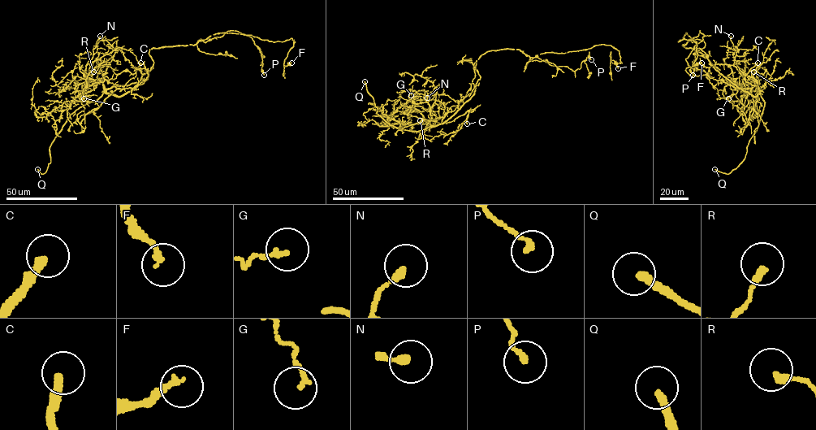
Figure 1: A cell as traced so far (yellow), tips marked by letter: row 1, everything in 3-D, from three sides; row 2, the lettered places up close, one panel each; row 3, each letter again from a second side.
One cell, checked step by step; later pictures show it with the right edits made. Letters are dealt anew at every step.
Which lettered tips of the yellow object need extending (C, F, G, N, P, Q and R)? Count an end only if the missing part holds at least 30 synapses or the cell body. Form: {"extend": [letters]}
{"extend": ["C", "F", "Q"]}

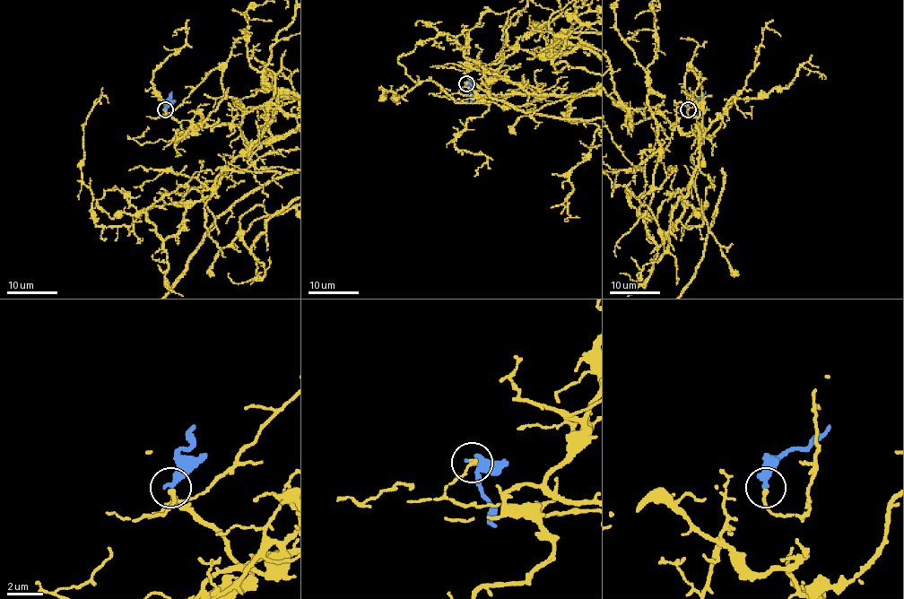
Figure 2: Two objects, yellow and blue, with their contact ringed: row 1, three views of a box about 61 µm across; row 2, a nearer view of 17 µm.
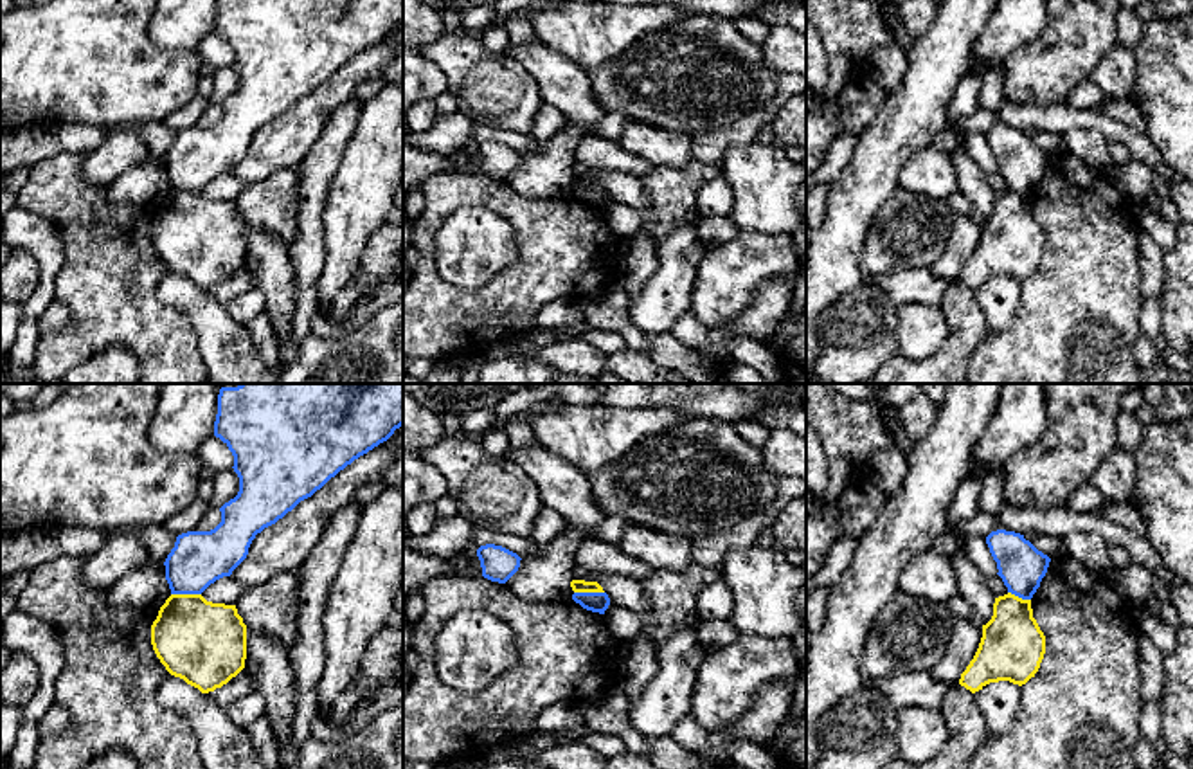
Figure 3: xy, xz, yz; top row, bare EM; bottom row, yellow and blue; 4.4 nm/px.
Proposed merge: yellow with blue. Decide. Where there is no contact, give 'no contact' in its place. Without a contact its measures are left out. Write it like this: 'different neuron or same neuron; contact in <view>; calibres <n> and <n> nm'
different neuron; contact in xy; calibres 380 and 240 nm

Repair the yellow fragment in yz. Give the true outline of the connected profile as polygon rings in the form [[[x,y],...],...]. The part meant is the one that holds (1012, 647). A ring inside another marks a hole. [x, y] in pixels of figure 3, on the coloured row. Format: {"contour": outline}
{"contour": [[[1011,593],[995,598],[993,616],[982,625],[979,648],[959,684],[972,693],[990,683],[1026,684],[1040,668],[1045,636],[1033,618],[1031,600]]]}

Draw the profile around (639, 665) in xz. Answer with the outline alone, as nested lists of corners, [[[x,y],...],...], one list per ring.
[[[641,634],[624,647],[615,688],[621,690],[628,701],[635,701],[644,686],[655,679],[657,672],[659,659],[655,645]]]

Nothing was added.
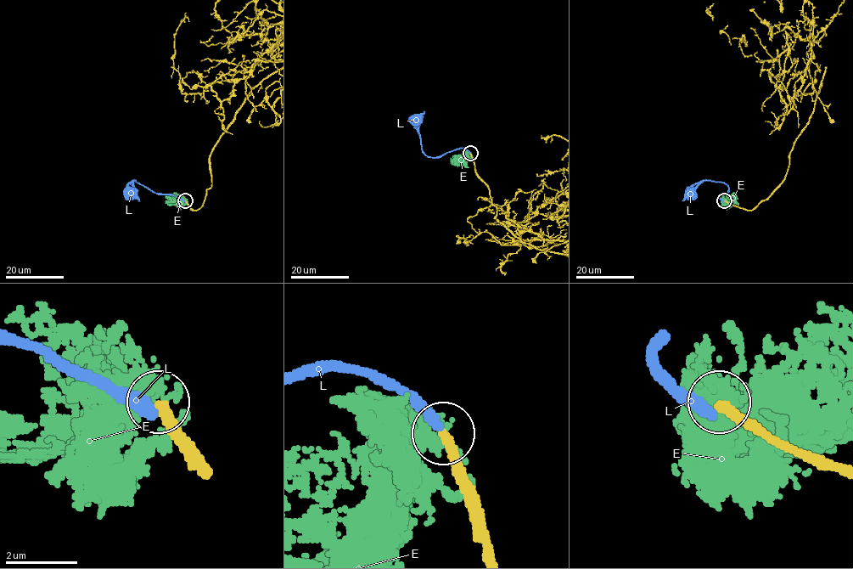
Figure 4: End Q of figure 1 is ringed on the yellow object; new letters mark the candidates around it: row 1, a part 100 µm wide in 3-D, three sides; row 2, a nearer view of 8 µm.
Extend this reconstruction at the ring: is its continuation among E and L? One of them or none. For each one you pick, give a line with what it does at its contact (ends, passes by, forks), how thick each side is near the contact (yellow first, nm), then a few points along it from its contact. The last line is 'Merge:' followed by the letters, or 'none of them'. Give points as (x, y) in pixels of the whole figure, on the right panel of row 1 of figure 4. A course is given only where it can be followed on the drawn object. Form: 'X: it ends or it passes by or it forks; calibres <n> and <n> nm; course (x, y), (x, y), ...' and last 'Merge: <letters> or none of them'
Merge: none of them

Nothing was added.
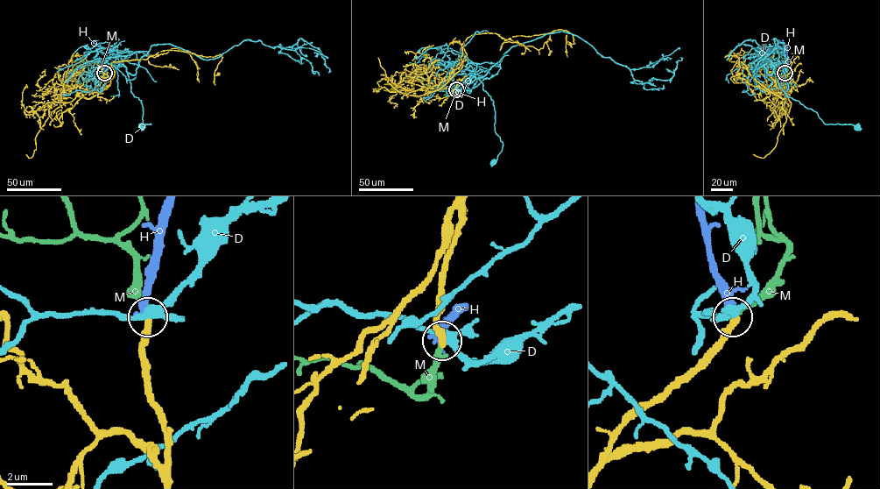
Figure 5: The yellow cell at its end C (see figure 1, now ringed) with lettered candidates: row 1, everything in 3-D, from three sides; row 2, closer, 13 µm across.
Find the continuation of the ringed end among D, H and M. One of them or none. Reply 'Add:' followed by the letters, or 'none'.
Add: M

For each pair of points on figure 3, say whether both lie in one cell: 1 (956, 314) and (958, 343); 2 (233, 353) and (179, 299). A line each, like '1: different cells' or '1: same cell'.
1: same cell
2: same cell

